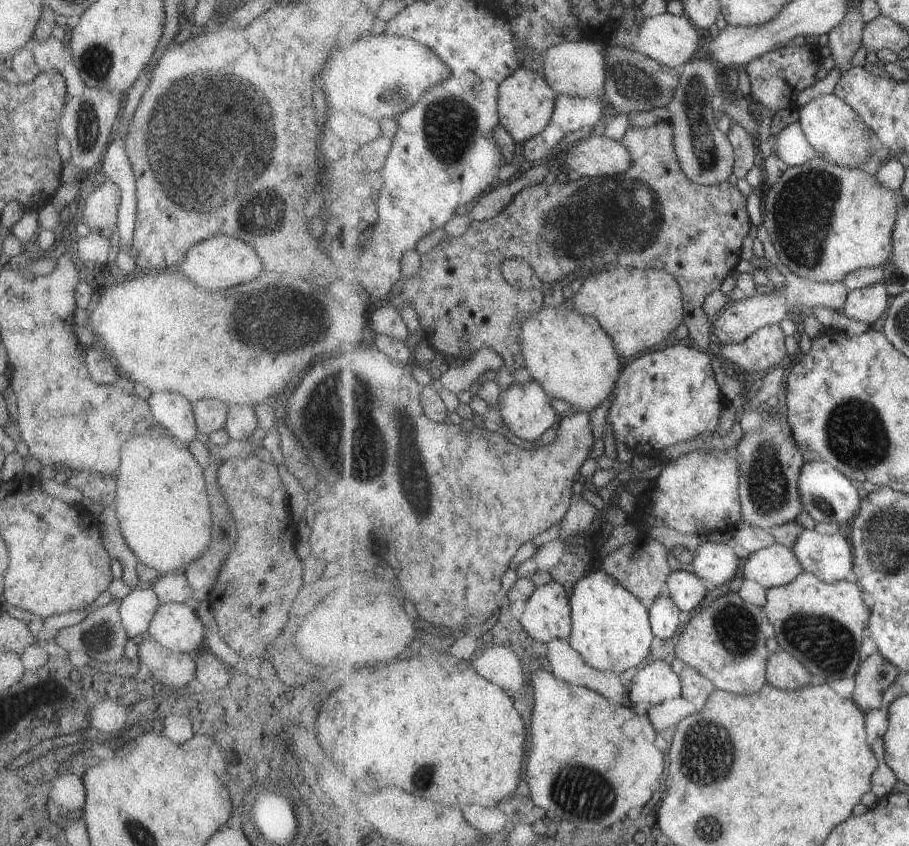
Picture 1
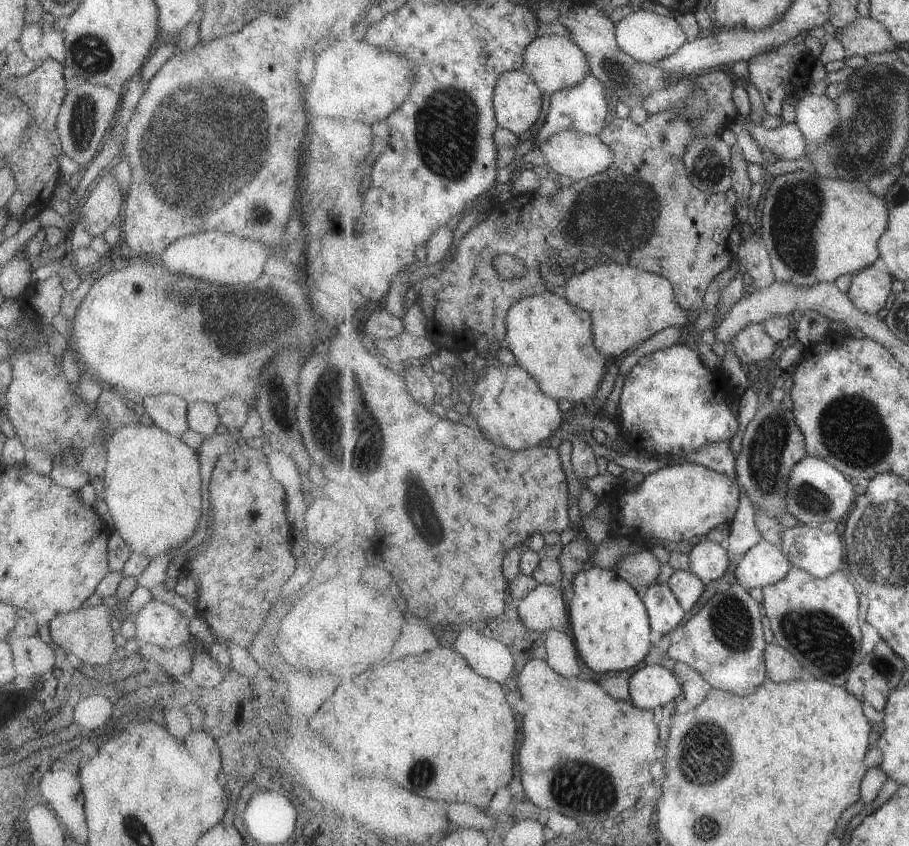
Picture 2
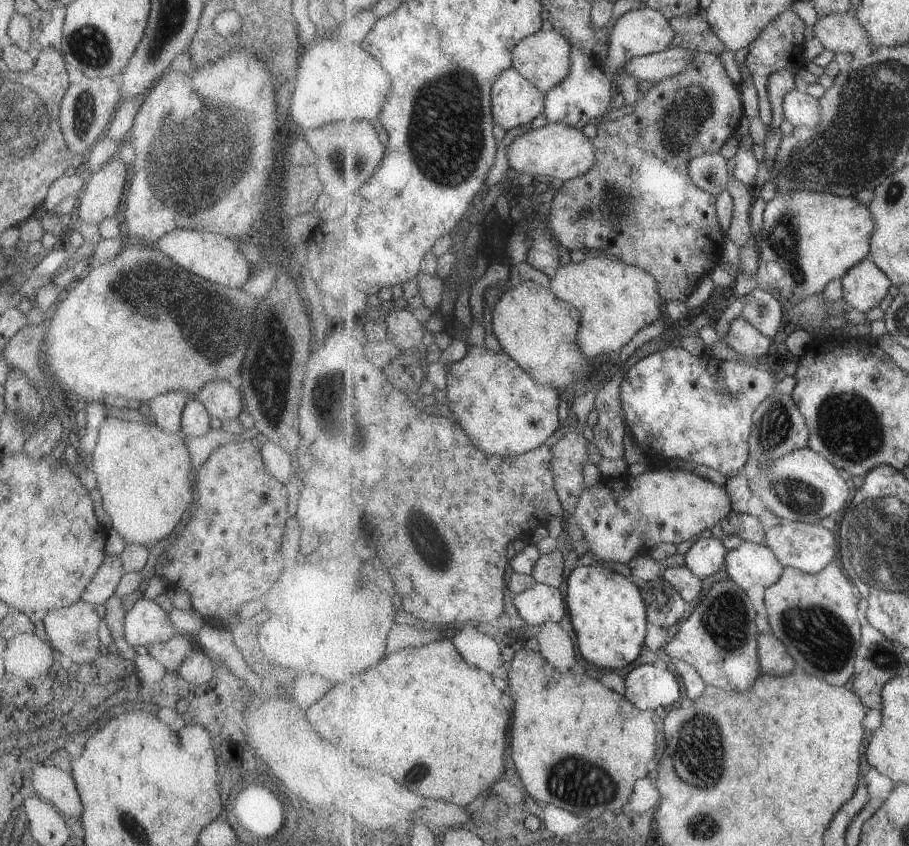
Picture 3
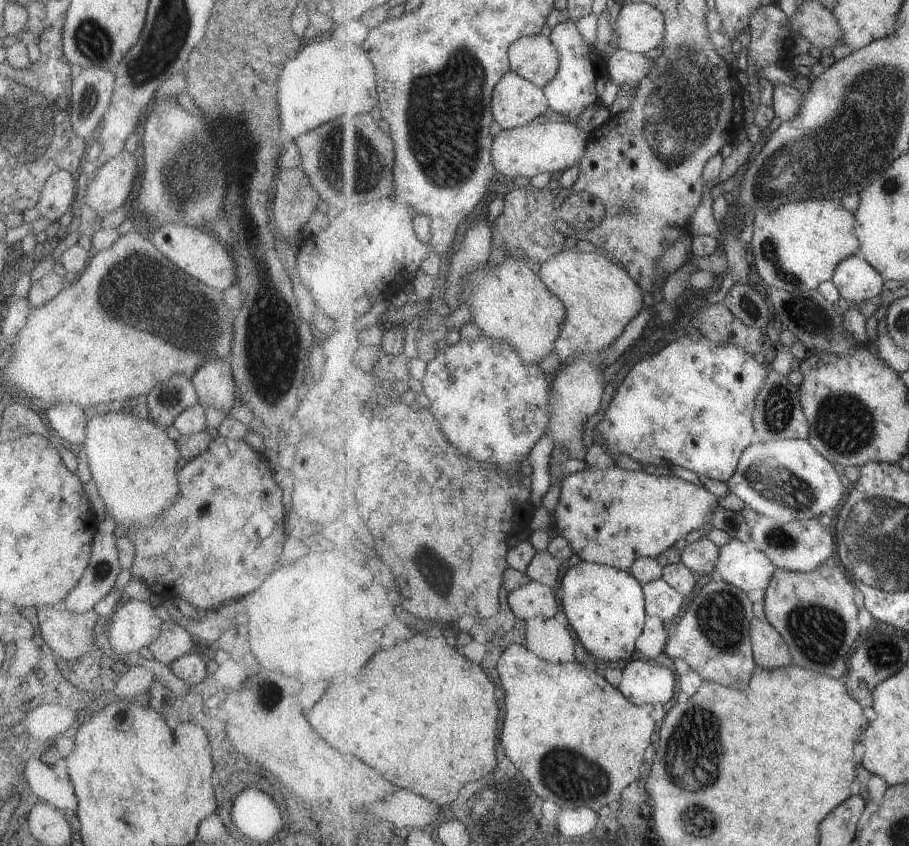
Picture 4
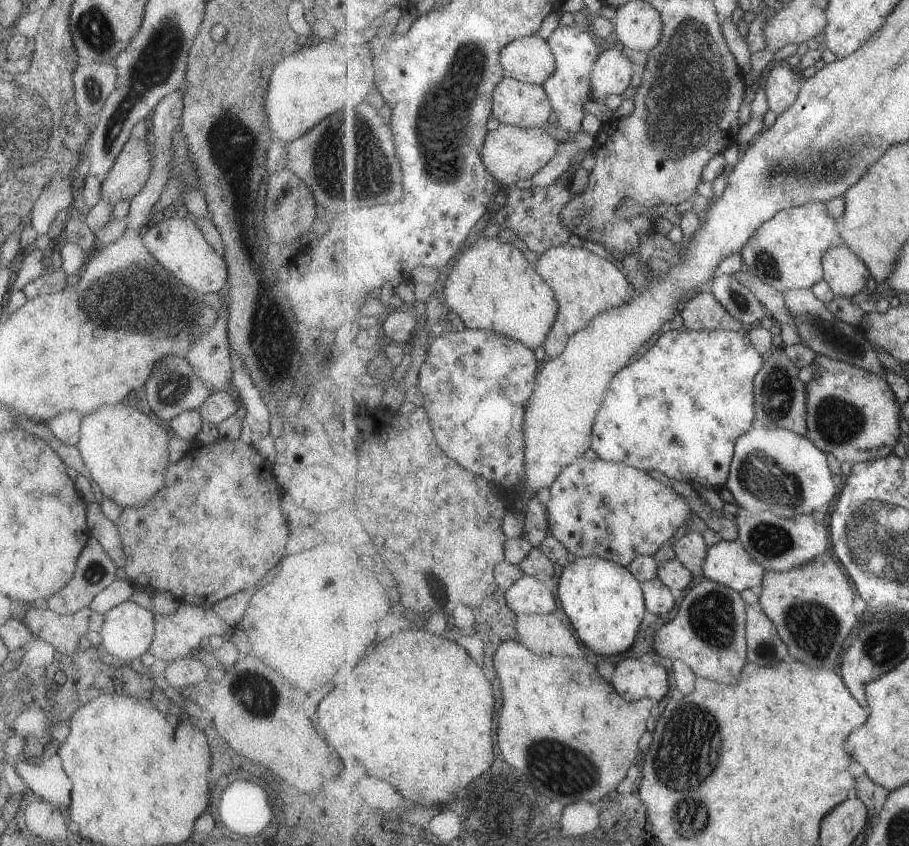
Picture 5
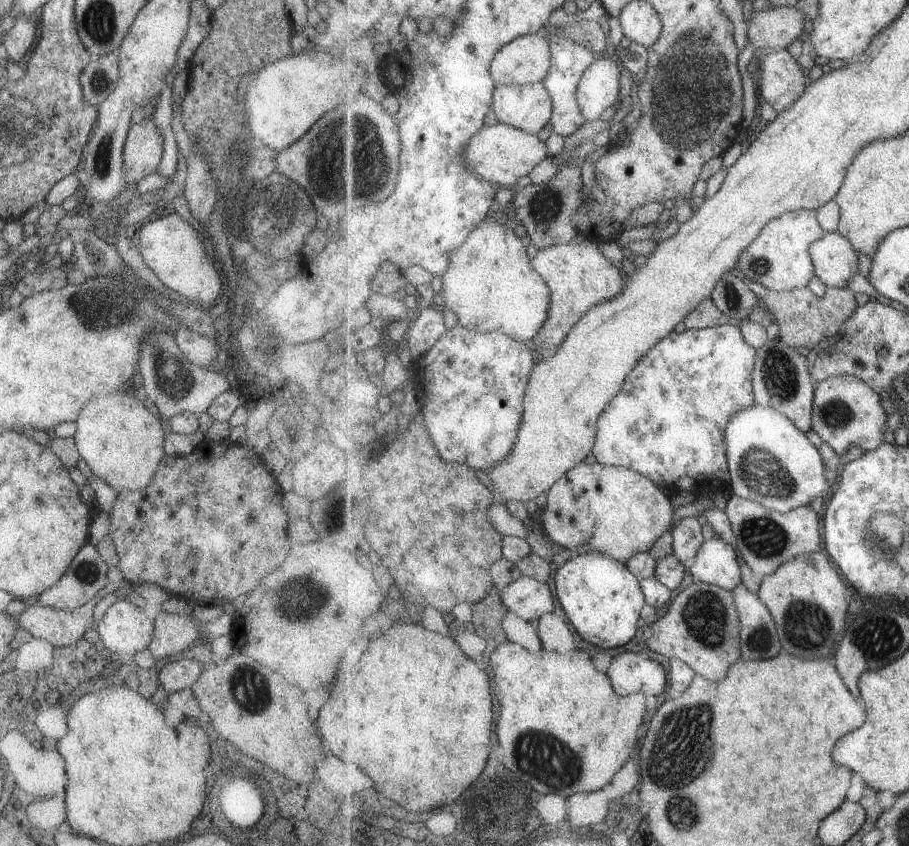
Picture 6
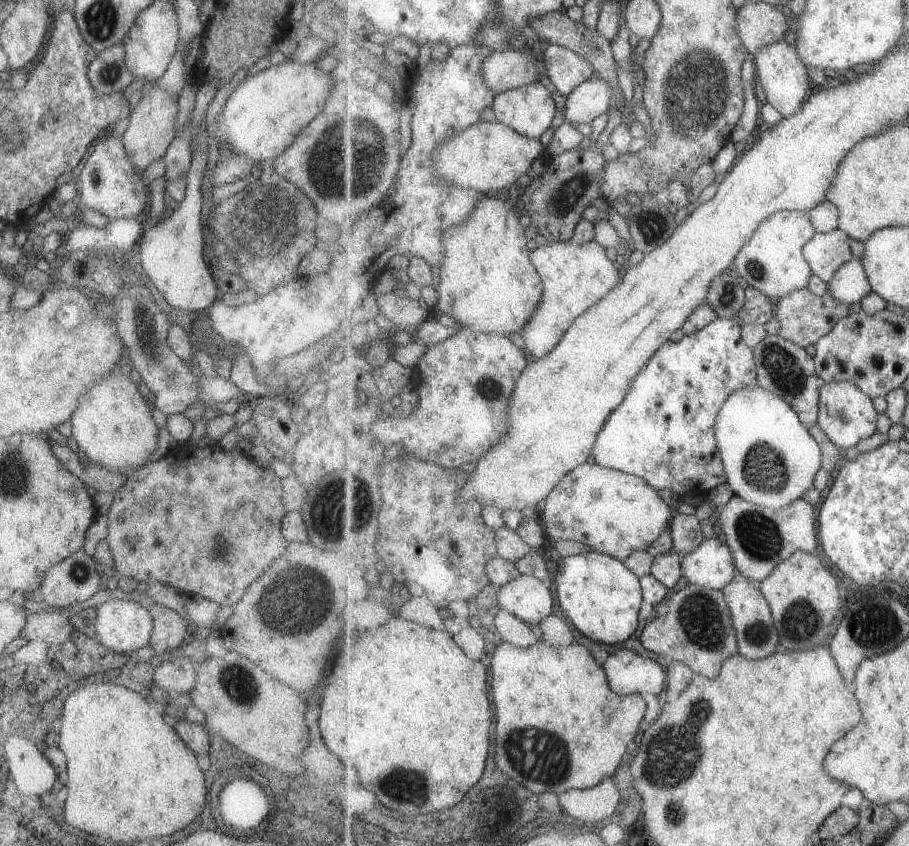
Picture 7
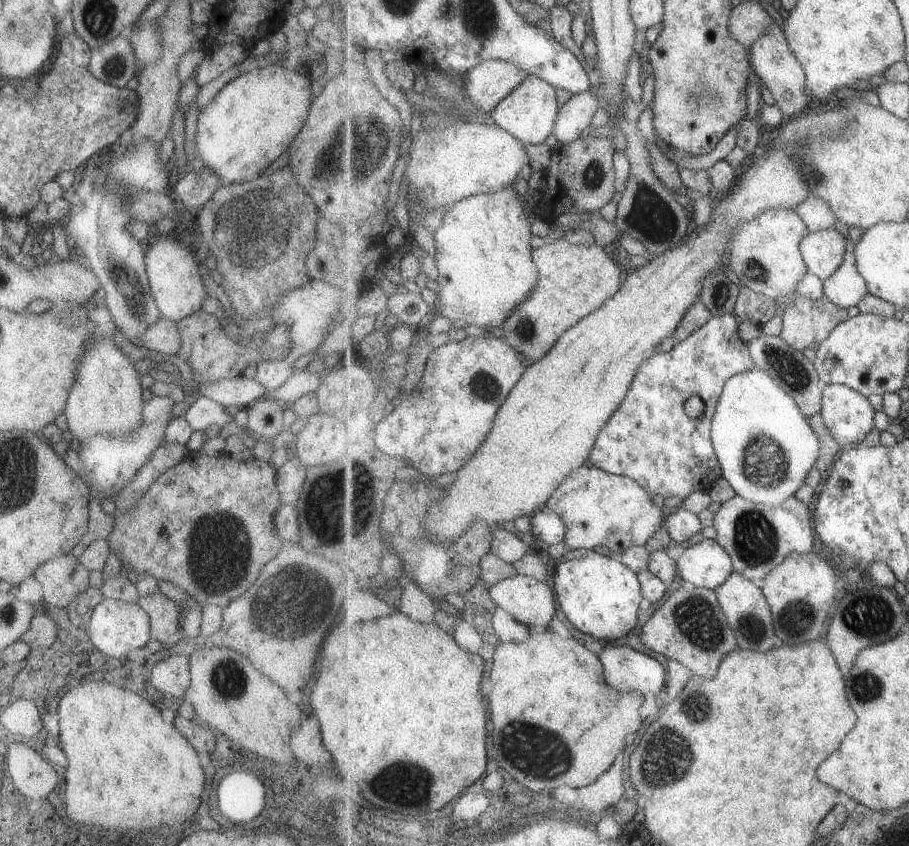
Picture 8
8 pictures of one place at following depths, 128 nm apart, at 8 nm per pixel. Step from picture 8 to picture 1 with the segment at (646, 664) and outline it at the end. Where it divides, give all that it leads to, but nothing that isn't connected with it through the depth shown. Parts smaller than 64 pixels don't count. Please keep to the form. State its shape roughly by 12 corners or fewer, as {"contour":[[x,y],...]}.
{"contour":[[656,658],[631,680],[633,704],[682,697],[682,679]]}

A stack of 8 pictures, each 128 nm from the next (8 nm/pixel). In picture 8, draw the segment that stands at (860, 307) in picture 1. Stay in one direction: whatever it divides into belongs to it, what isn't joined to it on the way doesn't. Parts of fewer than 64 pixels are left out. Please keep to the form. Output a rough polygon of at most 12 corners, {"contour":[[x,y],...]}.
{"contour":[[811,231],[801,248],[809,271],[825,281],[843,264],[847,238]]}

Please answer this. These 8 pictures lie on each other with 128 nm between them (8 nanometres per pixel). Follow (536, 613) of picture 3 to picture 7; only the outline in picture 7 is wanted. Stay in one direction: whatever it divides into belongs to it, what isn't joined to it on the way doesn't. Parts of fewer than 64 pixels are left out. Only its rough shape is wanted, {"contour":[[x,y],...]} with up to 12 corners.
{"contour":[[521,575],[500,587],[503,609],[529,624],[555,610],[549,584]]}

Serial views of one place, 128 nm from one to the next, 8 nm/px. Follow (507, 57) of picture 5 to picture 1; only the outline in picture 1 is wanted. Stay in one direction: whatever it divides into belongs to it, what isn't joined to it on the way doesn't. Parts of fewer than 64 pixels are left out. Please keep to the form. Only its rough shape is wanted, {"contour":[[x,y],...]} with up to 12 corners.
{"contour":[[560,41],[541,74],[558,95],[605,98],[605,43]]}

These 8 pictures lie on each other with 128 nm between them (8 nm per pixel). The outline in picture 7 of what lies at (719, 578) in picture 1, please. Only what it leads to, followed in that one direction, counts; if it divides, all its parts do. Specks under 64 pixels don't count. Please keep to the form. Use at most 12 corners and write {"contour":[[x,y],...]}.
{"contour":[[676,514],[670,522],[680,556],[707,538],[699,518]]}

